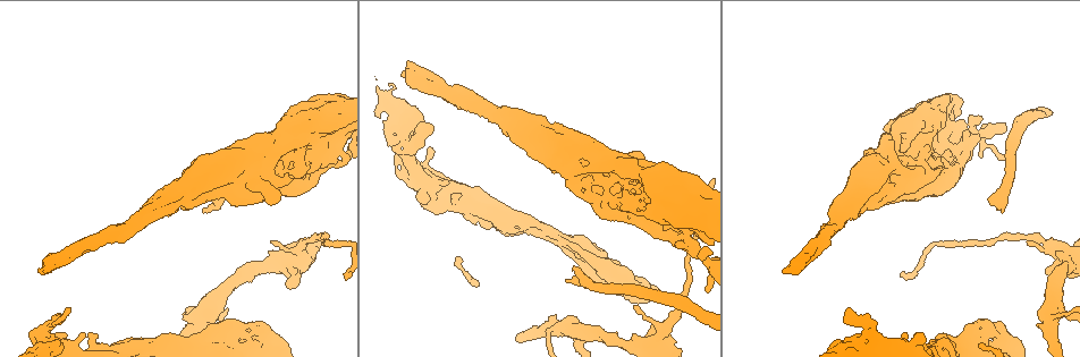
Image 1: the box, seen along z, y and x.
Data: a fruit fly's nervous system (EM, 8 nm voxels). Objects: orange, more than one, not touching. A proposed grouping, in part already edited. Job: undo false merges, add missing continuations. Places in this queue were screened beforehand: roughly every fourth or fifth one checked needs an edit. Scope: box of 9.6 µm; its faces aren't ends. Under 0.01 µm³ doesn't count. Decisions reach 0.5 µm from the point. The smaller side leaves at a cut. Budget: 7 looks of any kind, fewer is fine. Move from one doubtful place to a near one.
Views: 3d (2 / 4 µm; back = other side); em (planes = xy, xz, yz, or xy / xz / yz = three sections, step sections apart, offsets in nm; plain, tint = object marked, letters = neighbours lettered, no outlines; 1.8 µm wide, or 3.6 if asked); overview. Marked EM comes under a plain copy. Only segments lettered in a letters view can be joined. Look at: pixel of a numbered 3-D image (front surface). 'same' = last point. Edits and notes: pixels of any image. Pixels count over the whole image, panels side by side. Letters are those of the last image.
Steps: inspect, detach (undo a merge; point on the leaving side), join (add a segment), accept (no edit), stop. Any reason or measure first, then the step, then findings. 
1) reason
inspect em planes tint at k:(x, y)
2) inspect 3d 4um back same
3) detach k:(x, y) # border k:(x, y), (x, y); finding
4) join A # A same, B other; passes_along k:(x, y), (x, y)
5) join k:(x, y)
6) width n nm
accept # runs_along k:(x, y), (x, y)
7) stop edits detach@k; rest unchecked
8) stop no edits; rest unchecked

inspect 3d 2um at 1:(1030, 242)

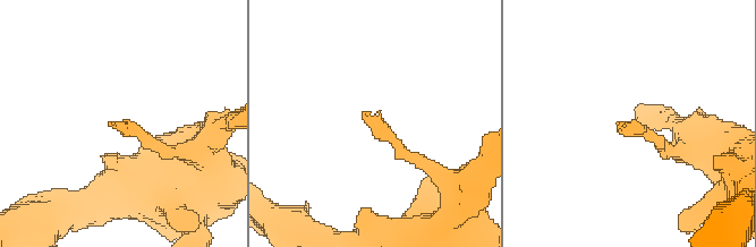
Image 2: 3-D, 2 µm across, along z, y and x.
shape alone is not enough
inspect em planes letters at 2:(113, 125)

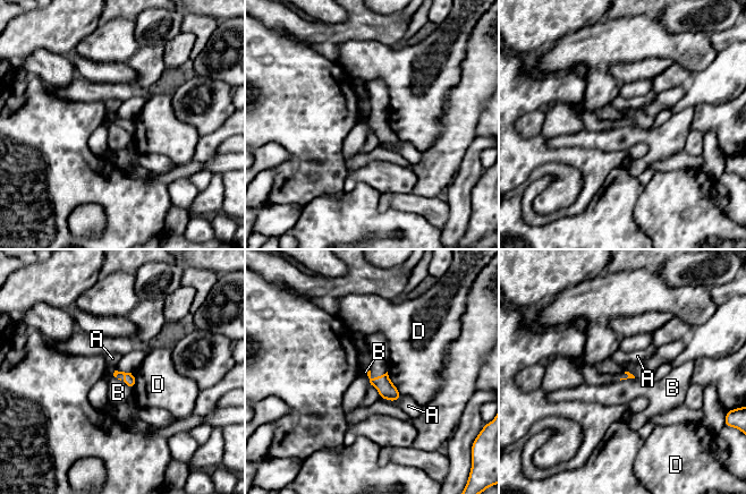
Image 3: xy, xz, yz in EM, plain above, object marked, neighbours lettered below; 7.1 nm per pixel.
longest_contact D 200 nm
accept # A other, B other, D other; none of them fits

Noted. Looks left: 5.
sudden change in width
inspect em 3.6um planes letters at 1:(901, 180)

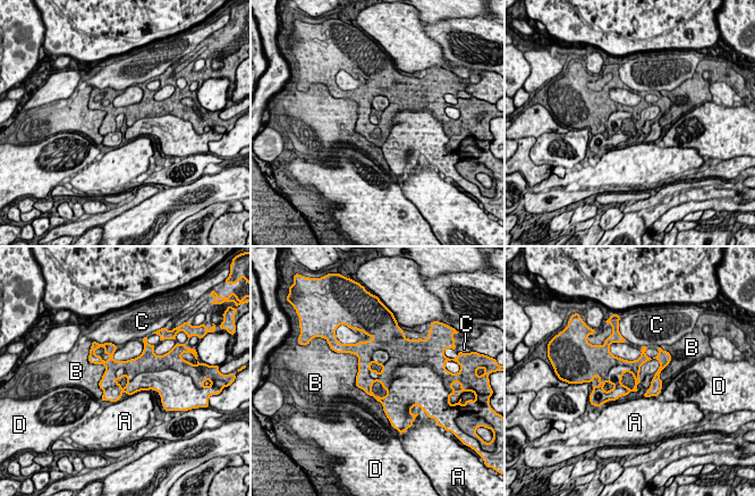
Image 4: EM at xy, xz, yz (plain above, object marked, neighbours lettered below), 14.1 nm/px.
detach 4:(408, 379) # A other, B other, C other, D other; border 4:(415, 363), (399, 364), (387, 391); two cells meet here

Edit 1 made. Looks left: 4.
inspect em 3.6um xz step 4 tint at 1:(524, 217)

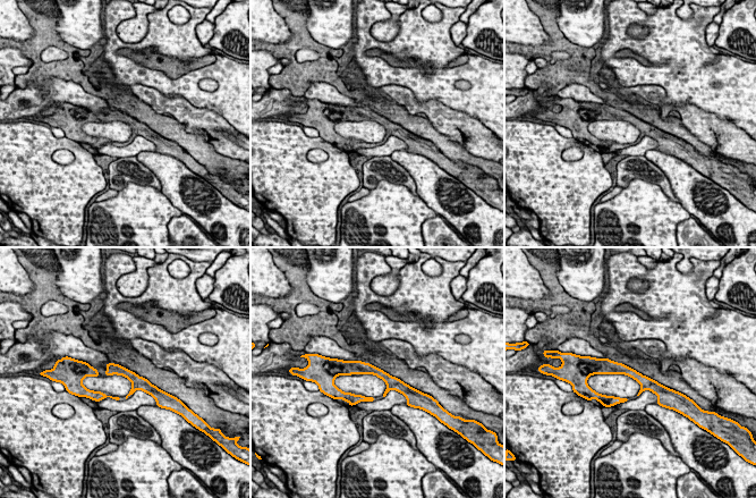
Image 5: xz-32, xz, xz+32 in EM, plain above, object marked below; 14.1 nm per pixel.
inspect em 3.6um planes letters same

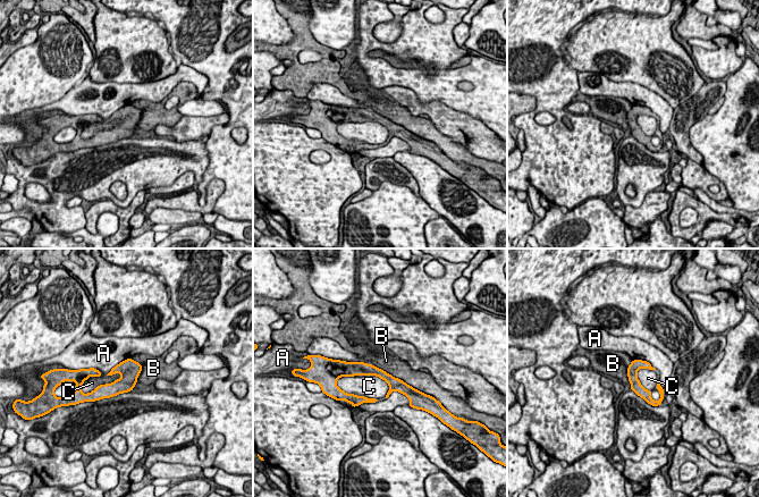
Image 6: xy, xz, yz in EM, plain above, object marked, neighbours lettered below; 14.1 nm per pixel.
longest_contact B 850 nm
accept # A other, B other, C other; no lettered segment goes on from it

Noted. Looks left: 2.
stop edits detach@4; rest unchecked

